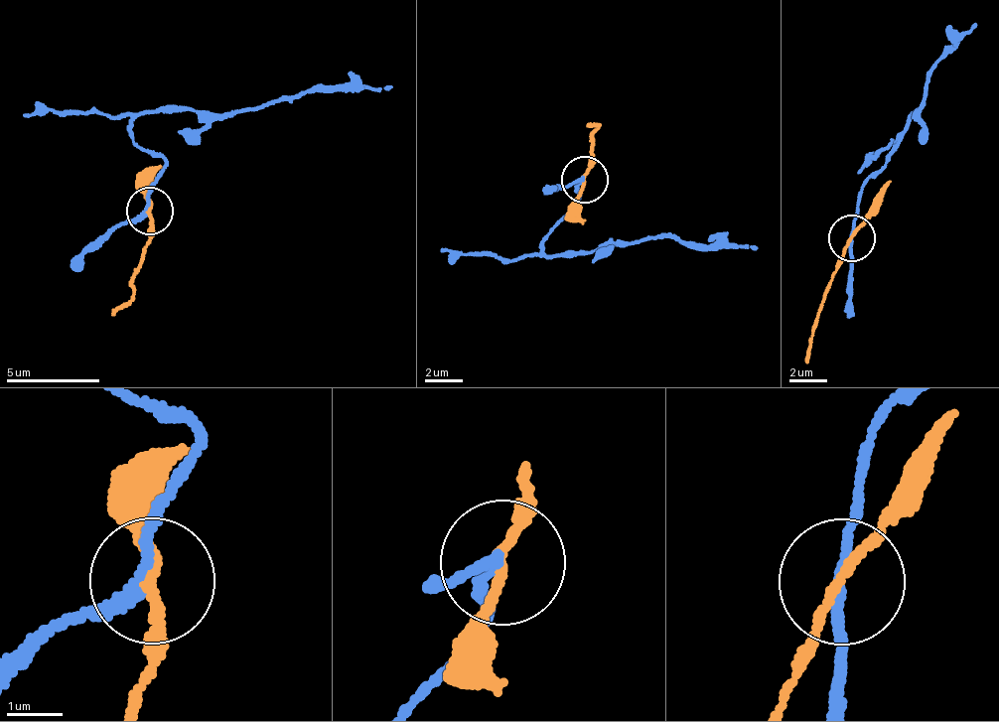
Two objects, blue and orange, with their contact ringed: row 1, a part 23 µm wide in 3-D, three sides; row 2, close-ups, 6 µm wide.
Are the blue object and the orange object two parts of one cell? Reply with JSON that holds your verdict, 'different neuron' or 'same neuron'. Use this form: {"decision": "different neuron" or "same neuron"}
{"decision": "different neuron"}

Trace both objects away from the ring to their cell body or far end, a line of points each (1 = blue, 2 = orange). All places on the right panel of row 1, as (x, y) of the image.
1: (850, 239), (863, 186), (884, 161), (909, 117), (926, 106), (927, 73), (975, 25)
2: (850, 239), (810, 339), (806, 361)

